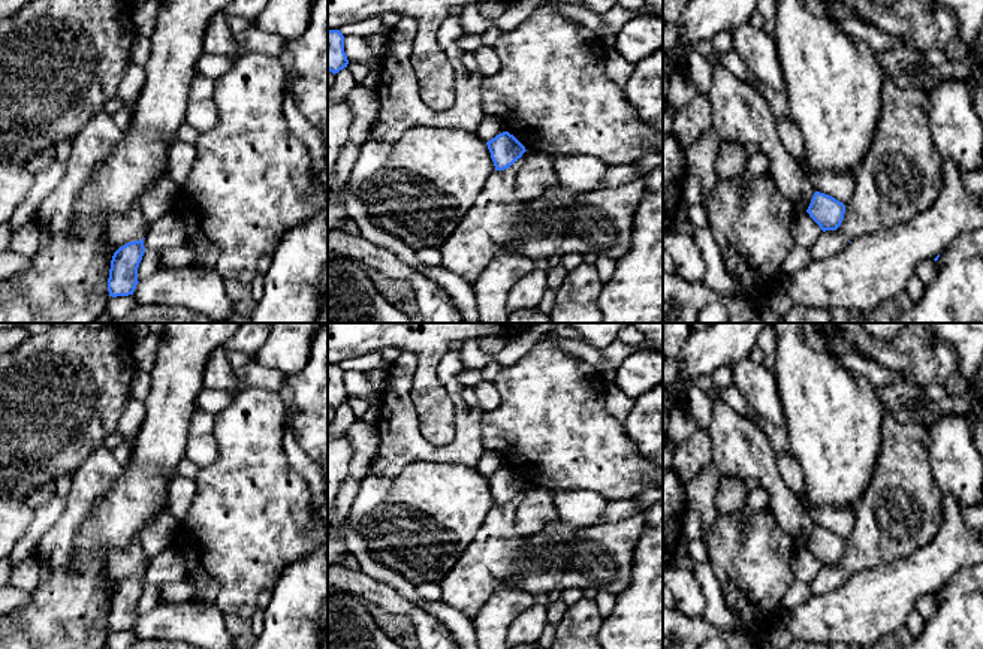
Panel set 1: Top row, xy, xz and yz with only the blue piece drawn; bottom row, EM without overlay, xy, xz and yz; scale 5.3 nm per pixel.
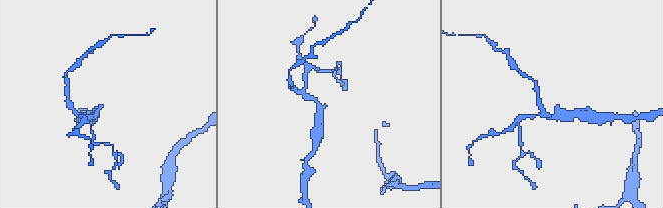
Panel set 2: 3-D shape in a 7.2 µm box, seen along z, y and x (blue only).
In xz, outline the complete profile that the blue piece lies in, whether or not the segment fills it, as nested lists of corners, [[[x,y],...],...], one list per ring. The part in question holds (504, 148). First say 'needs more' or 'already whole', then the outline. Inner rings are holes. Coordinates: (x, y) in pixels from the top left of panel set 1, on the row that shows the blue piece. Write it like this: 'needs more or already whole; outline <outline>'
already whole; outline [[[503,132],[486,142],[495,170],[510,167],[527,151],[509,132]]]

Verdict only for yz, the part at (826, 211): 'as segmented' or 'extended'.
as segmented

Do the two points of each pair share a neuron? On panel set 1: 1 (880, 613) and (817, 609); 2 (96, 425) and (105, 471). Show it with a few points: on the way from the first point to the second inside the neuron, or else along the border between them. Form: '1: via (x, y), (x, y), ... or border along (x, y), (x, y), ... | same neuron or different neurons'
1: via (865, 613), (832, 613) | same neuron
2: border along (102, 444), (75, 470) | different neurons

